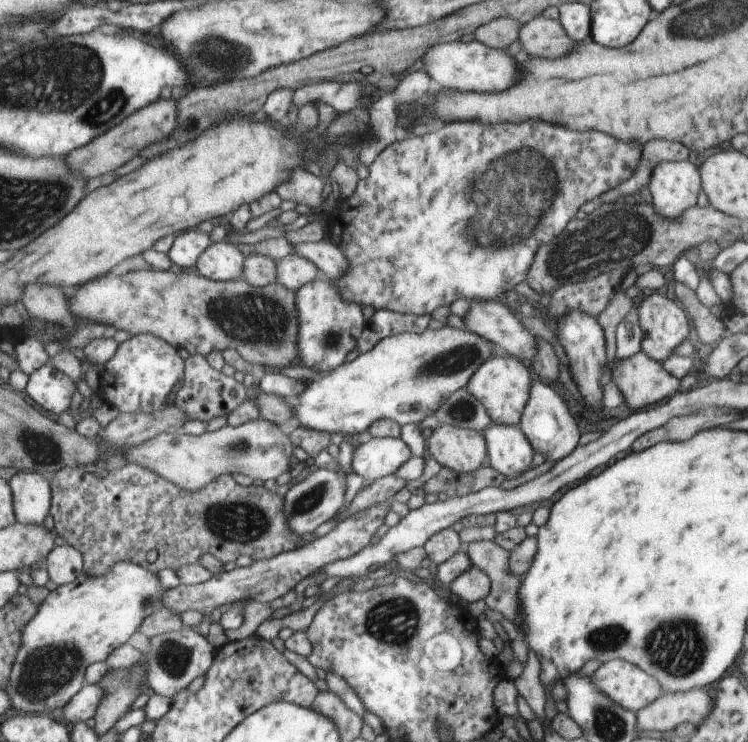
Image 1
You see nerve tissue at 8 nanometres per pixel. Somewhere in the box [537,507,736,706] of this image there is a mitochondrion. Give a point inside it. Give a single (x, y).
(679, 647)

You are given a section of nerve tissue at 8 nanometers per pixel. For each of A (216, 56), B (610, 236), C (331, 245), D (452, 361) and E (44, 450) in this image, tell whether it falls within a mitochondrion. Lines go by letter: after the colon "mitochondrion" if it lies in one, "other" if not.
A: mitochondrion
B: mitochondrion
C: other
D: mitochondrion
E: mitochondrion

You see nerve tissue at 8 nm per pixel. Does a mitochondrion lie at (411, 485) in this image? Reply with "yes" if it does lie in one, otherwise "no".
no

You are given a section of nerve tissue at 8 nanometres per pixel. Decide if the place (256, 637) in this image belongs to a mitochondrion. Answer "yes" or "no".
no

